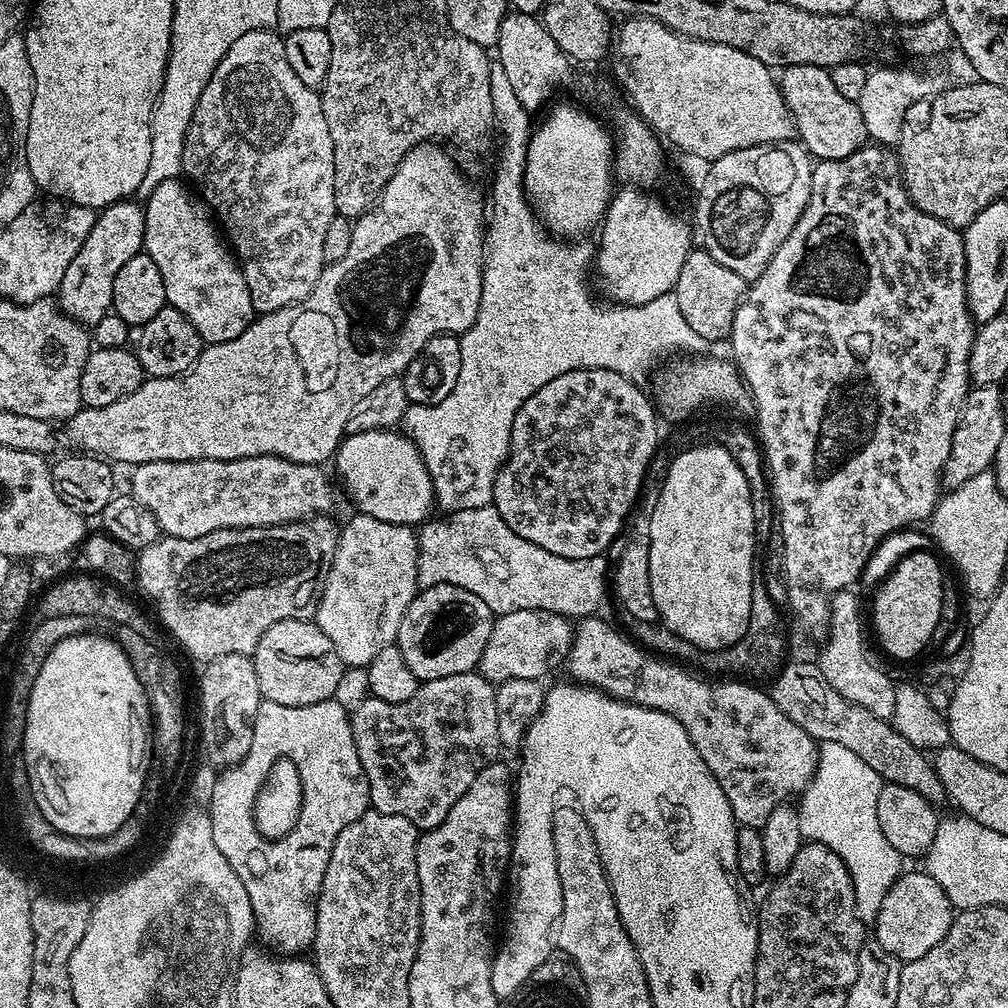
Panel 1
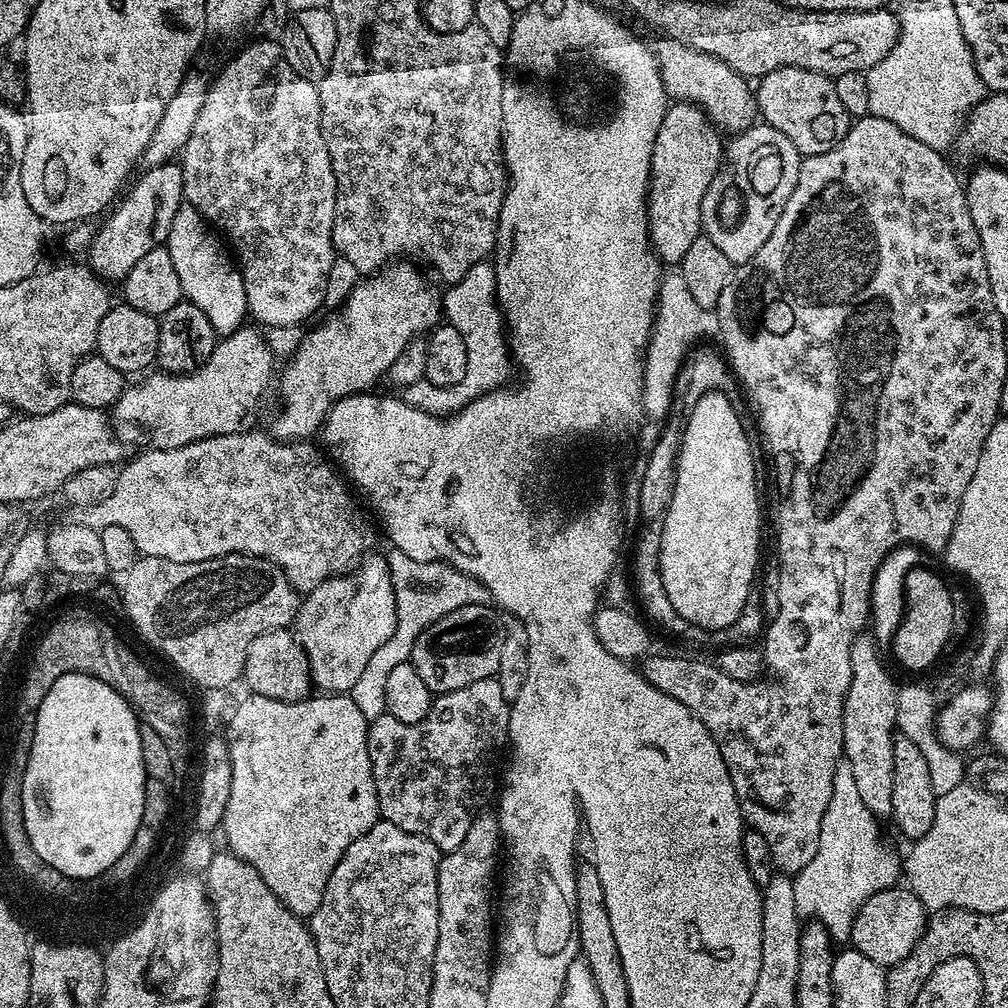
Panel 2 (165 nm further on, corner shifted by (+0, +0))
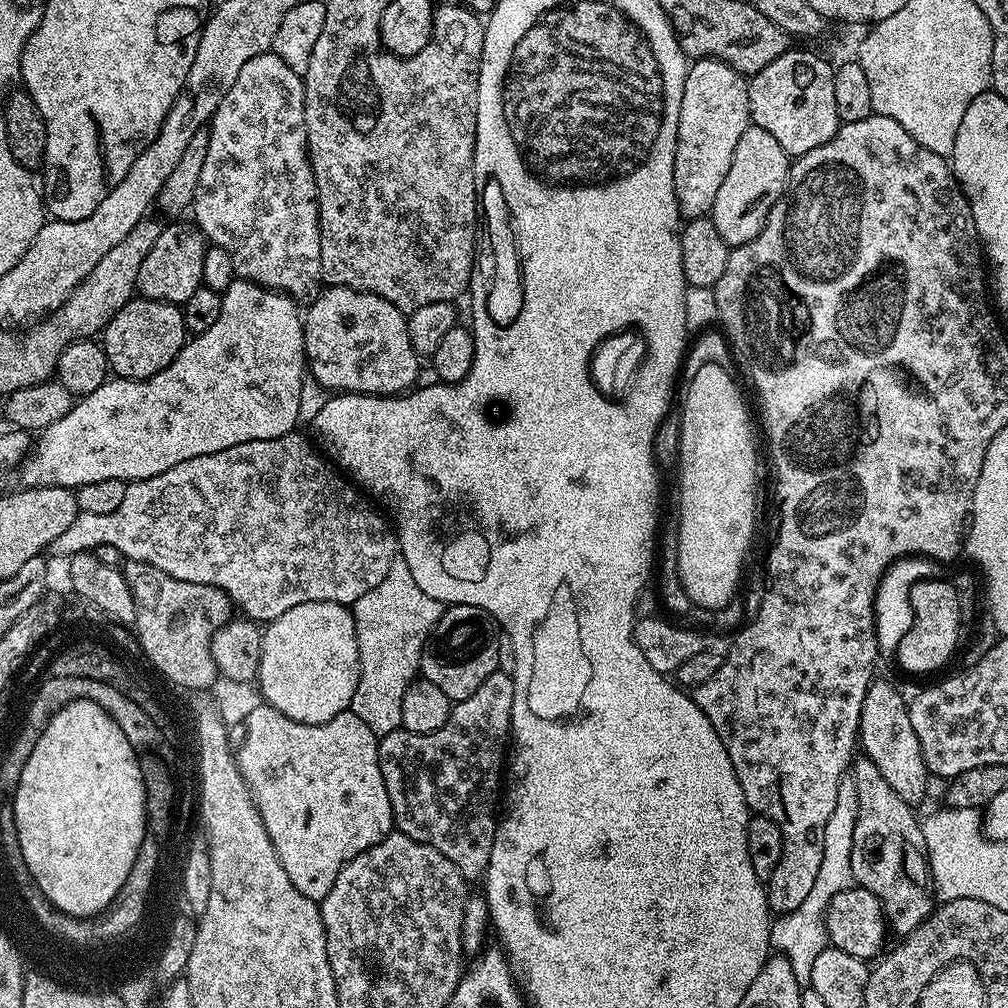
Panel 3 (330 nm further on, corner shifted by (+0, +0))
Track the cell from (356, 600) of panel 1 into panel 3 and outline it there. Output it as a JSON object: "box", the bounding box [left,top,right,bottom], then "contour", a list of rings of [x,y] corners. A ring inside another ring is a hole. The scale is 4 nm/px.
{"box":[255,602,360,724],"contour":[[[306,602],[302,606],[286,610],[286,614],[278,614],[278,618],[267,621],[260,638],[260,661],[255,683],[258,685],[263,703],[286,714],[286,718],[294,718],[294,722],[303,724],[330,722],[330,718],[351,709],[354,690],[358,690],[359,677],[360,659],[356,623],[349,605]]]}

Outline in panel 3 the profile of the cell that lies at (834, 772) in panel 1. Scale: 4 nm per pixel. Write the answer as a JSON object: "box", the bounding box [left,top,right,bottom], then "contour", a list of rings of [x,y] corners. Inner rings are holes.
{"box":[769,774,858,986],"contour":[[[845,774],[838,786],[838,798],[834,801],[834,811],[830,814],[830,822],[826,822],[826,834],[822,846],[822,867],[818,869],[818,878],[814,887],[796,910],[777,915],[772,921],[769,945],[779,955],[790,962],[790,970],[794,970],[794,978],[802,986],[810,985],[810,973],[814,967],[814,961],[822,950],[830,947],[828,943],[828,931],[824,915],[830,906],[830,898],[842,890],[853,887],[852,867],[850,866],[850,850],[854,846],[854,822],[858,818],[858,790],[854,790],[854,782],[851,775]]]}

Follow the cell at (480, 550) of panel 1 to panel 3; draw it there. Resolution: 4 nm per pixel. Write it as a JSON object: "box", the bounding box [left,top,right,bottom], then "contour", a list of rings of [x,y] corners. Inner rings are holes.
{"box":[350,554,445,737],"contour":[[[398,554],[390,562],[386,578],[350,607],[356,623],[360,659],[358,690],[354,690],[350,711],[362,718],[377,737],[382,737],[400,727],[402,698],[417,679],[424,644],[443,616],[445,605],[418,590],[418,582],[410,575],[410,566]]]}

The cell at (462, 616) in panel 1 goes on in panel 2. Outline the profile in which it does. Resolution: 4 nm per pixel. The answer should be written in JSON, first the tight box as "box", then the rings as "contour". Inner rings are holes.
{"box":[410,604,506,694],"contour":[[[469,604],[438,618],[414,642],[414,650],[410,663],[418,670],[422,682],[434,694],[462,690],[462,686],[470,686],[470,682],[482,682],[493,679],[498,670],[498,662],[502,658],[502,642],[506,635],[505,629],[500,629],[500,620],[491,612],[488,604]]]}

